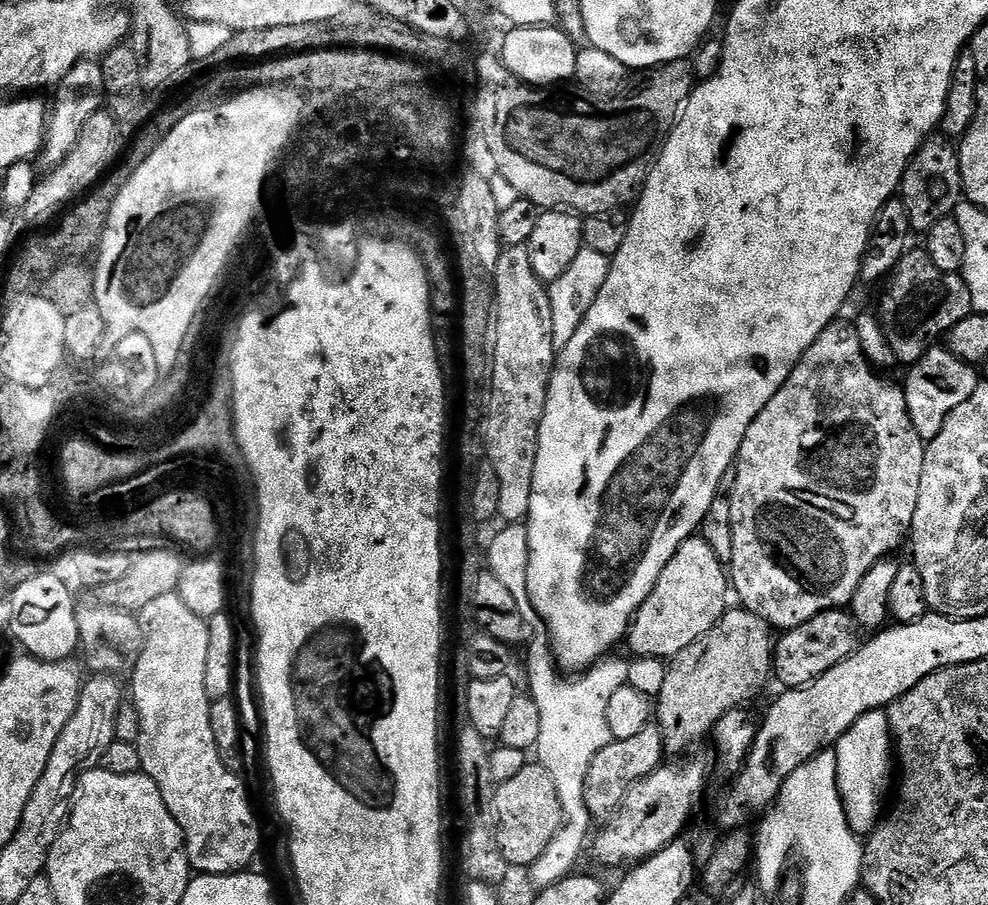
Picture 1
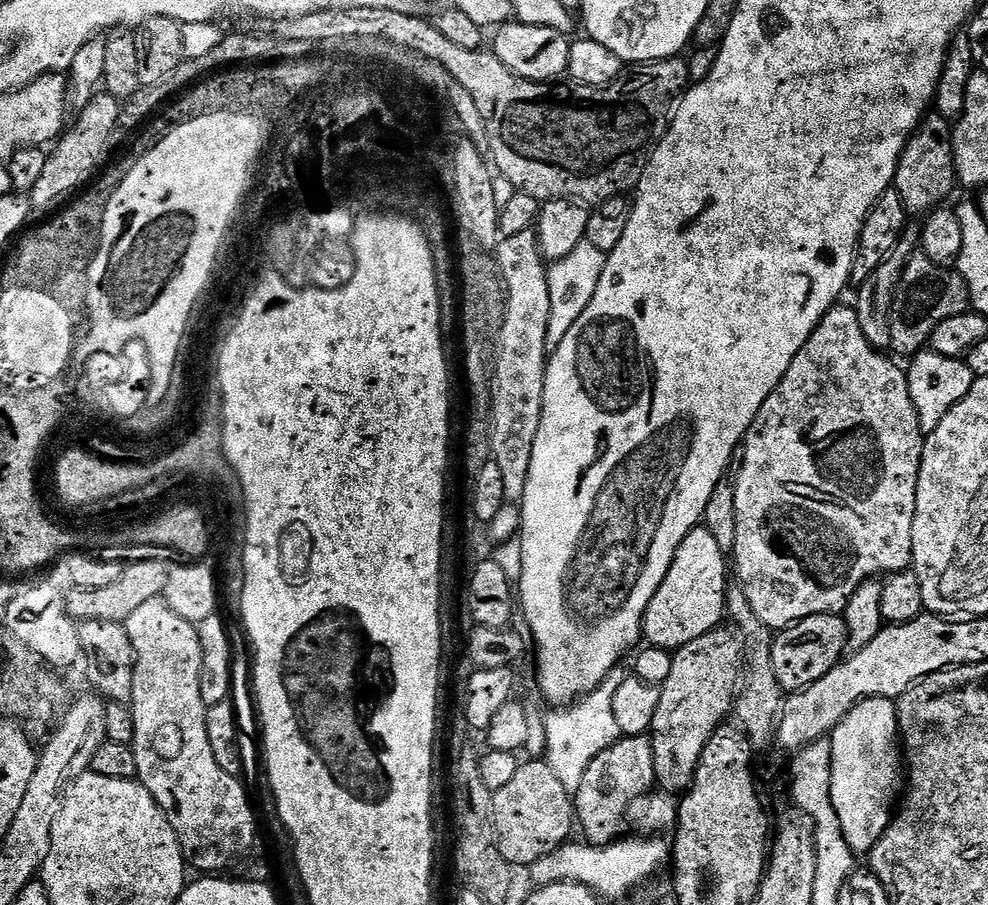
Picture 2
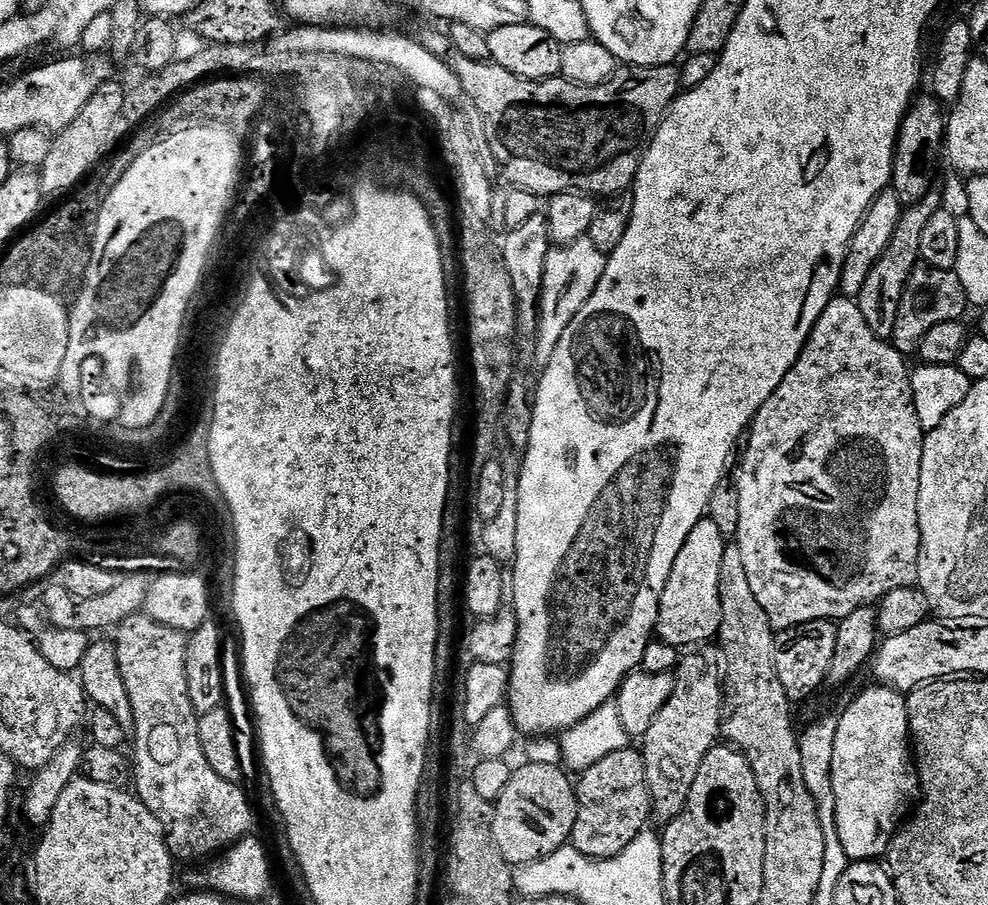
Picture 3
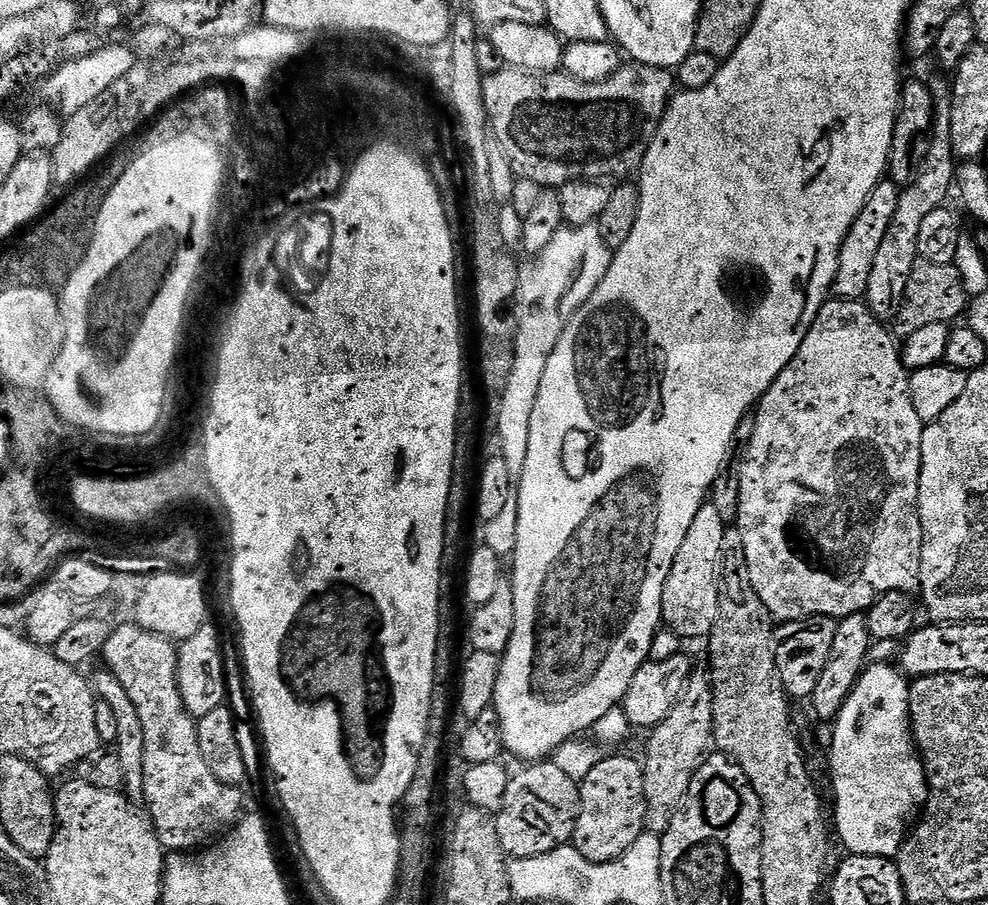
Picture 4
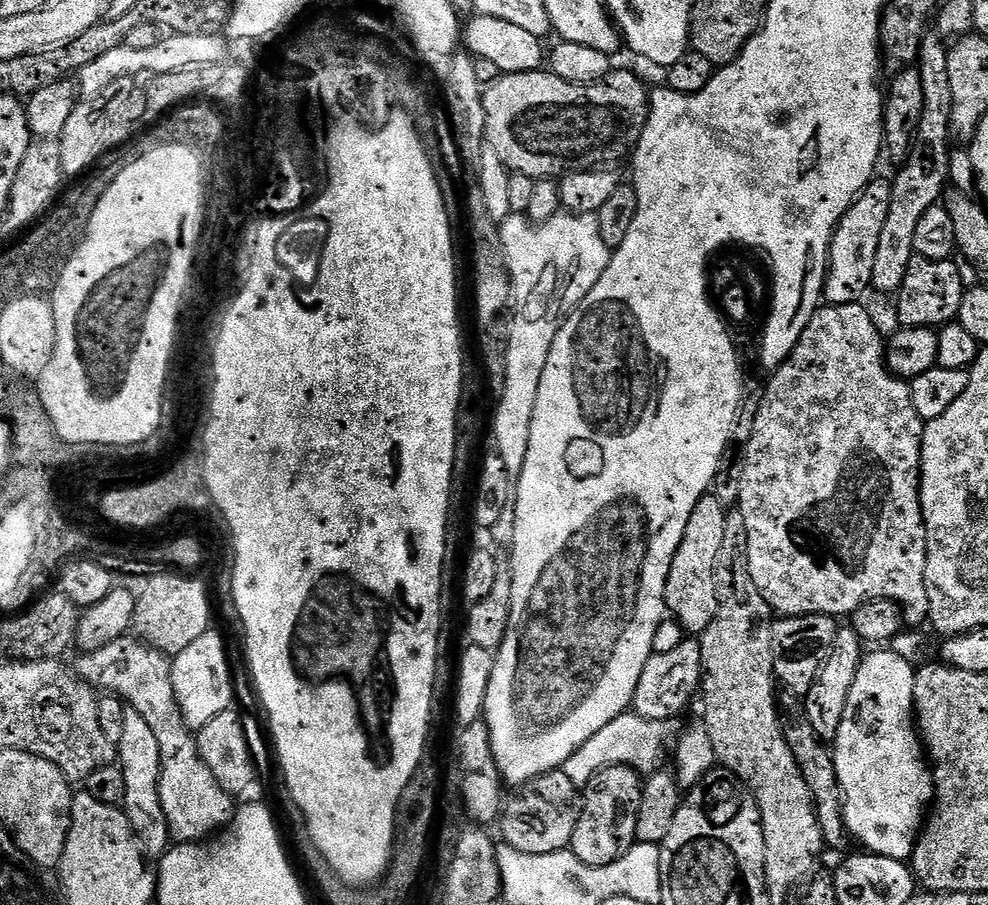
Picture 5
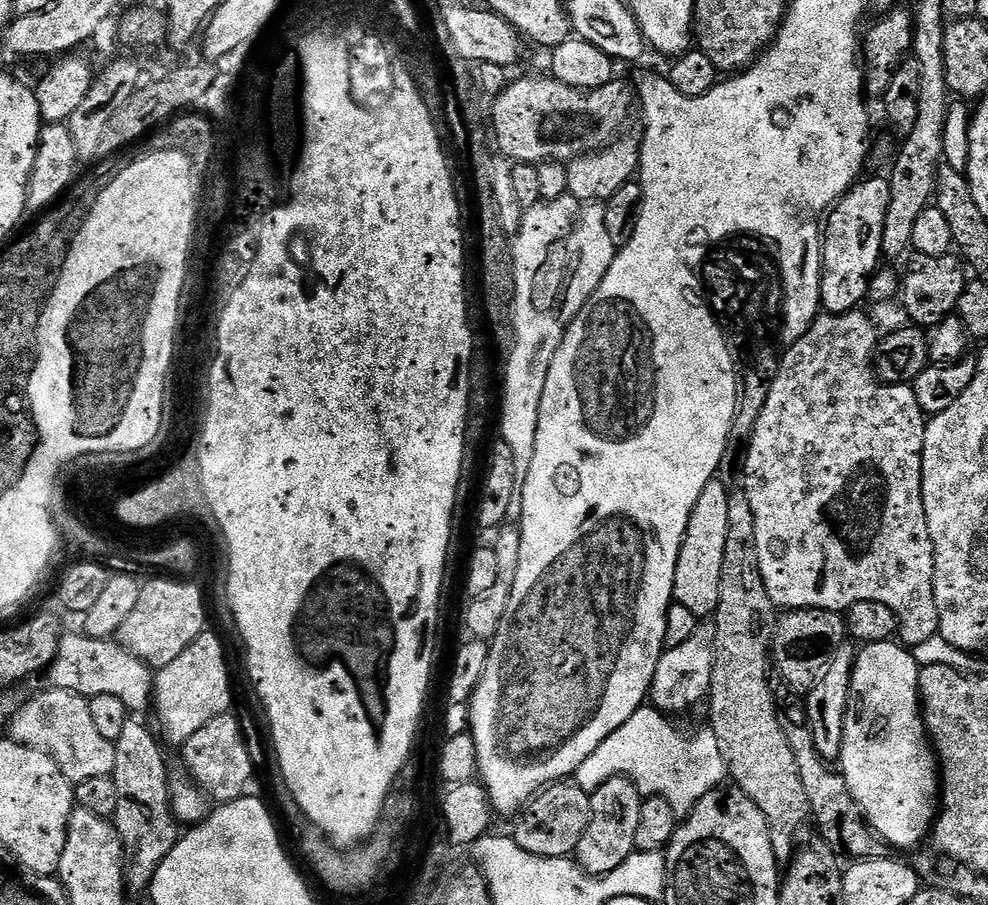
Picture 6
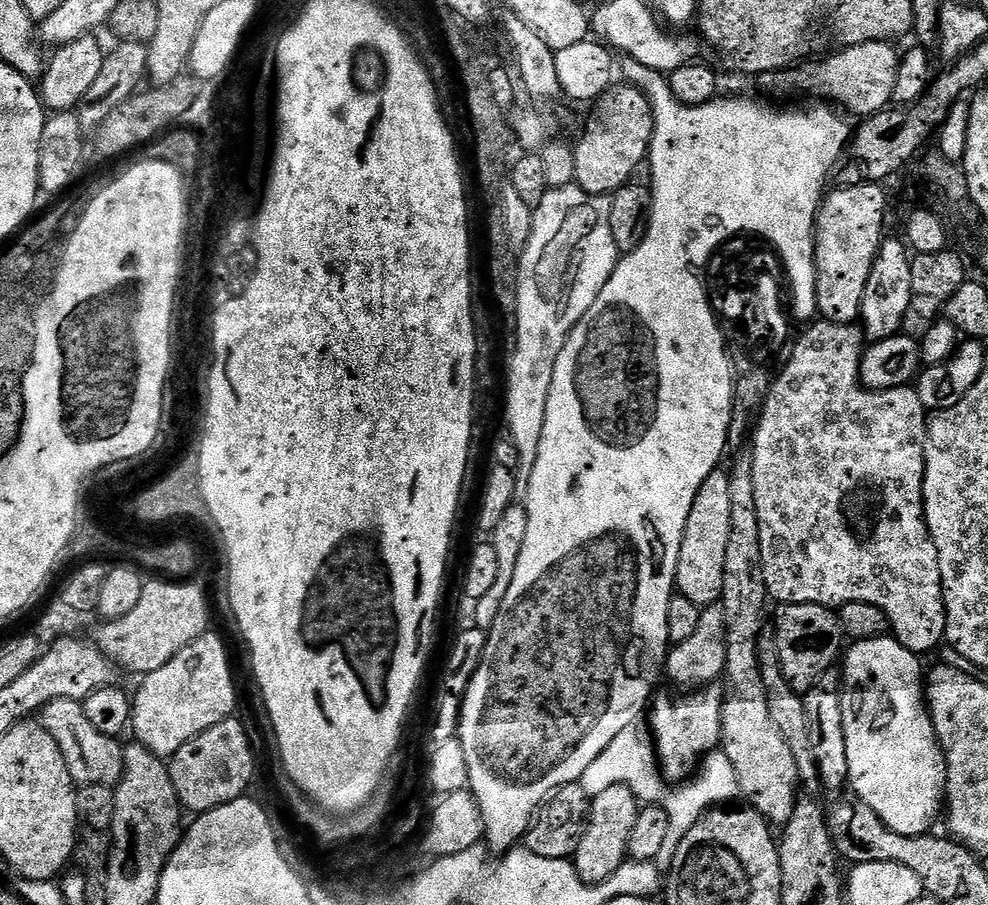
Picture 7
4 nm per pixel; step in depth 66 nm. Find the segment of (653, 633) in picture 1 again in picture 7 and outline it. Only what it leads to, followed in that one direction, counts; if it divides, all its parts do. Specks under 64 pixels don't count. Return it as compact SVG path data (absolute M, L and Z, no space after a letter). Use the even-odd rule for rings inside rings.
M717 470L702 482L698 494L694 498L694 506L690 506L690 518L686 518L686 530L682 538L682 550L678 554L678 570L676 571L675 591L679 595L690 598L701 610L715 605L722 594L722 574L726 566L726 546L730 538L730 478L728 472Z

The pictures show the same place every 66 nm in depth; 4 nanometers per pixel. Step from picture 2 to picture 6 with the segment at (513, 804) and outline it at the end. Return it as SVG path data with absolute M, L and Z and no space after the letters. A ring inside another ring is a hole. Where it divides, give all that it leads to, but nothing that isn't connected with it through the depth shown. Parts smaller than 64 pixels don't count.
M557 782L536 793L515 817L514 839L522 850L546 858L568 858L575 853L590 822L592 797L575 782Z

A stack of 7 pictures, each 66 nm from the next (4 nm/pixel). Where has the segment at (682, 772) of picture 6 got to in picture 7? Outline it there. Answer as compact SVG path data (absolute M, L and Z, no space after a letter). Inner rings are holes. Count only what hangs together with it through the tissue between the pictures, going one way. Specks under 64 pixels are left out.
M638 722L631 724L615 736L614 740L602 750L602 754L586 768L579 784L586 791L589 799L598 797L613 785L624 784L641 805L663 806L670 818L670 830L666 830L666 842L662 842L662 850L654 861L656 867L661 870L672 867L672 859L678 850L678 842L682 842L690 826L699 822L705 812L717 806L727 805L735 801L732 799L740 796L738 774L734 774L734 766L730 766L730 758L726 758L722 750L709 752L691 778L677 784L667 781L660 770L651 733L645 725L642 727L642 724Z

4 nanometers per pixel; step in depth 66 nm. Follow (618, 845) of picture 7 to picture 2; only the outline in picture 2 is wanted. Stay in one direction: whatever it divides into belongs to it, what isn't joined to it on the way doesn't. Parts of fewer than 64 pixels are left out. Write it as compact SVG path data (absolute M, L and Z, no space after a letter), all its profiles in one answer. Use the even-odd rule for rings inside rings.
M651 735L626 736L614 741L590 766L586 766L586 774L582 774L582 786L574 794L578 828L584 831L583 839L593 848L605 848L607 844L615 844L625 835L624 819L629 819L634 805L657 787L656 771L654 770L654 750Z

